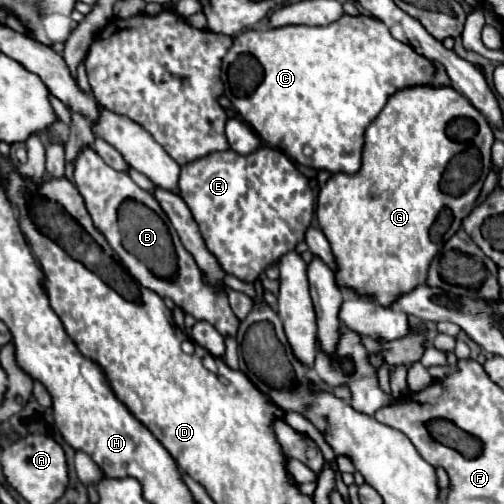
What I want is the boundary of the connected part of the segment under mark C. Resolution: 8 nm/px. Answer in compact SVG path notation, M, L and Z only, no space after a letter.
M344 14L328 26L282 26L282 28L270 28L270 30L246 30L238 38L234 38L232 48L226 52L223 58L223 68L224 74L226 74L224 76L226 98L232 102L232 106L236 106L238 114L252 126L252 130L262 138L262 142L266 142L272 148L282 150L288 158L292 158L294 162L298 162L302 166L310 166L310 168L316 168L316 170L328 170L328 172L344 172L344 174L356 174L360 170L364 132L372 124L372 120L380 114L388 96L394 94L396 90L402 90L402 88L408 88L408 86L428 84L432 74L434 74L434 66L432 66L430 60L416 54L408 44L396 40L390 34L390 30L386 28L386 24L382 24L382 20L372 18L372 16L362 16L362 14L358 14L358 16Z

